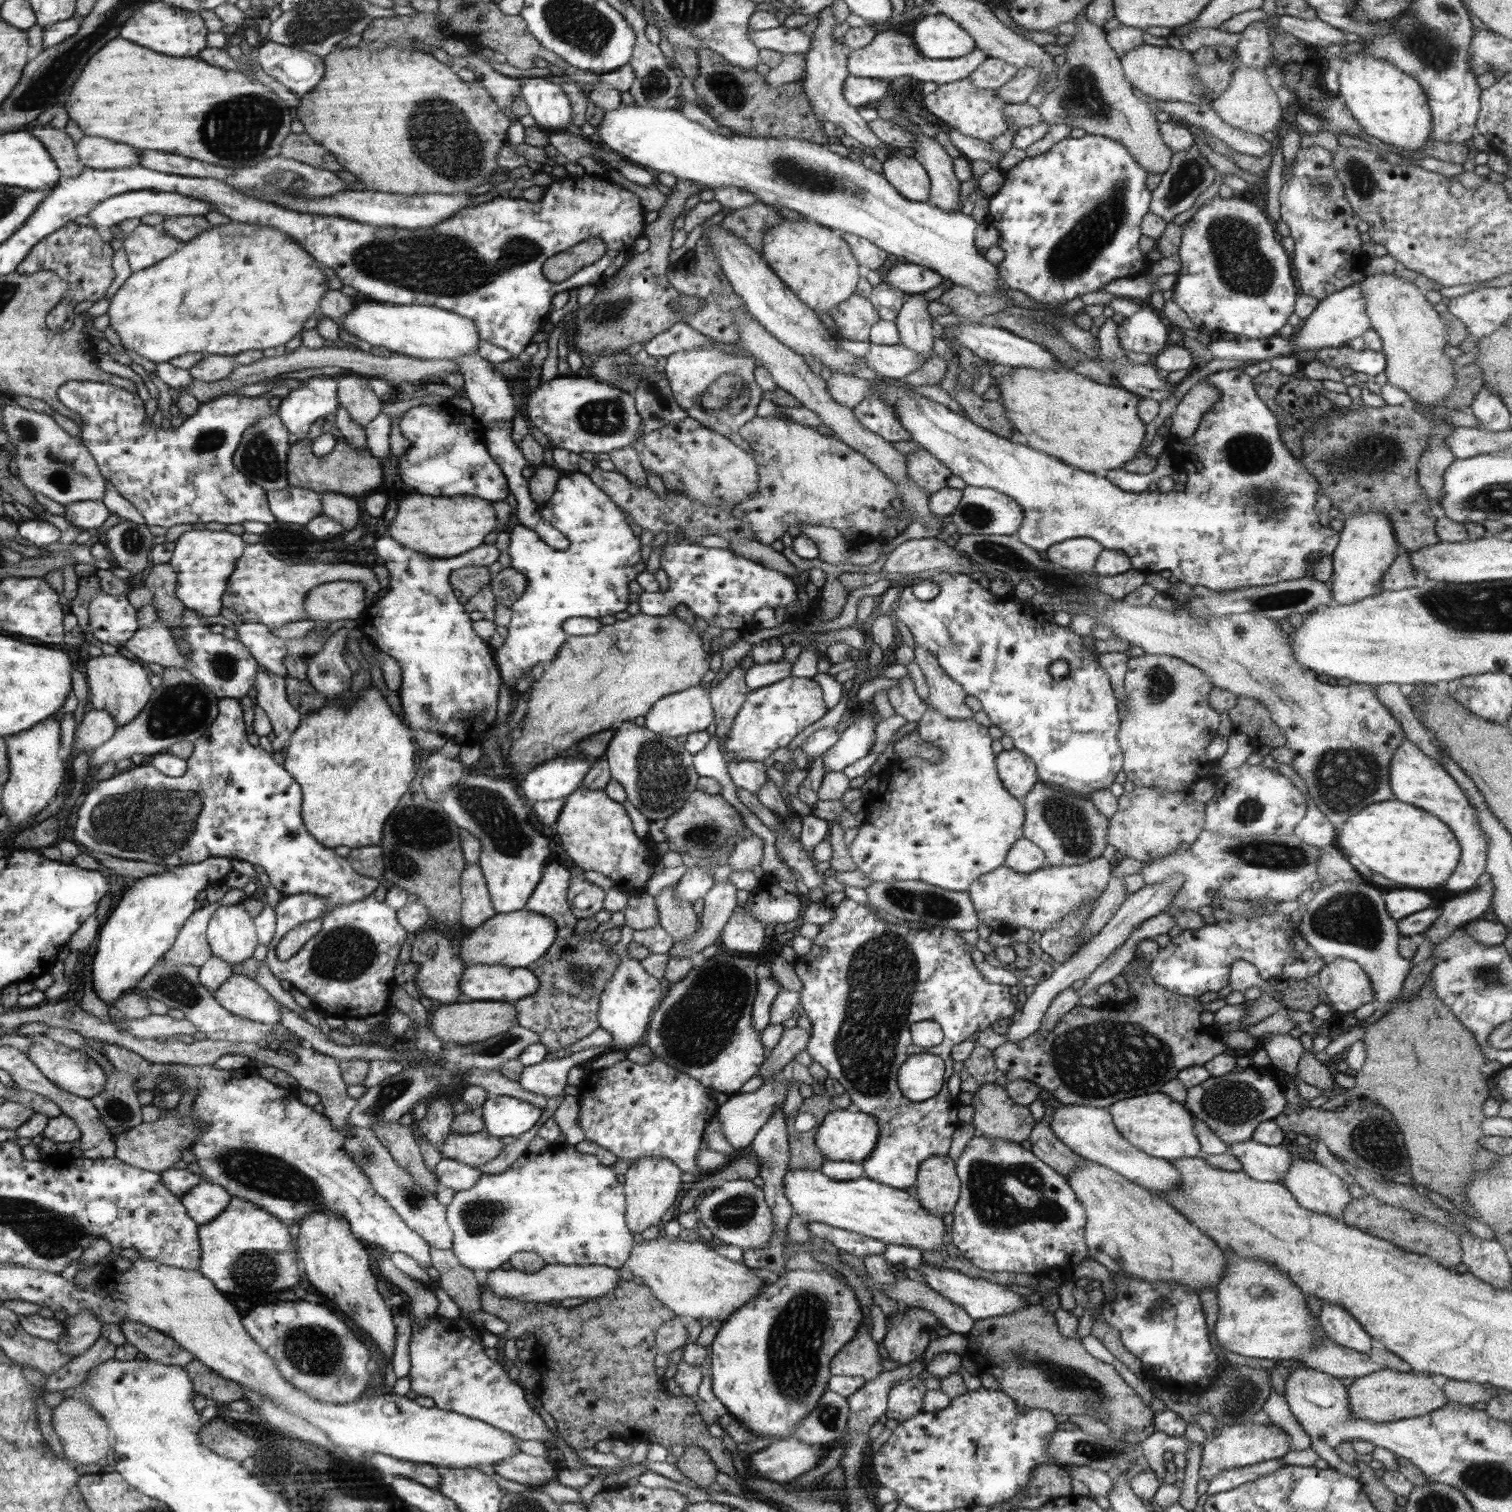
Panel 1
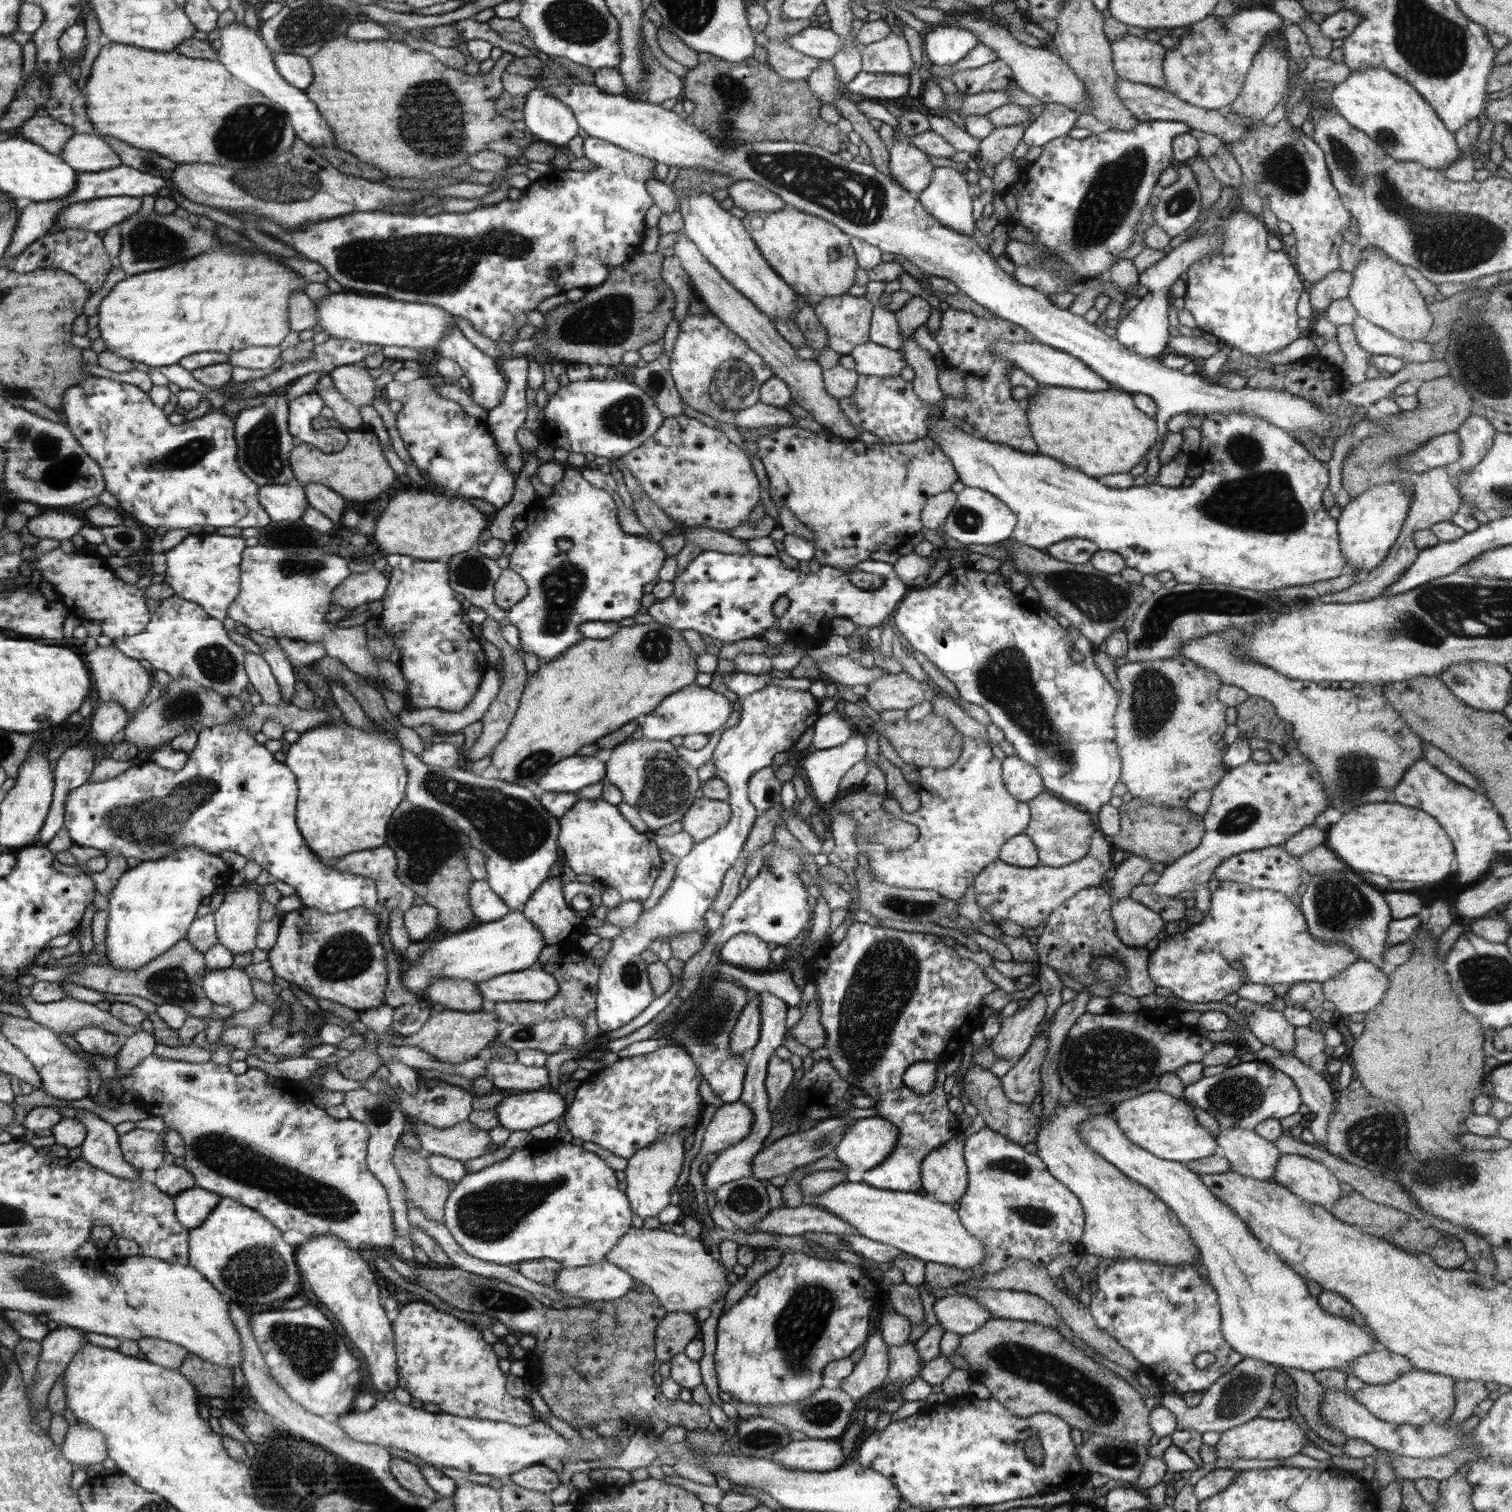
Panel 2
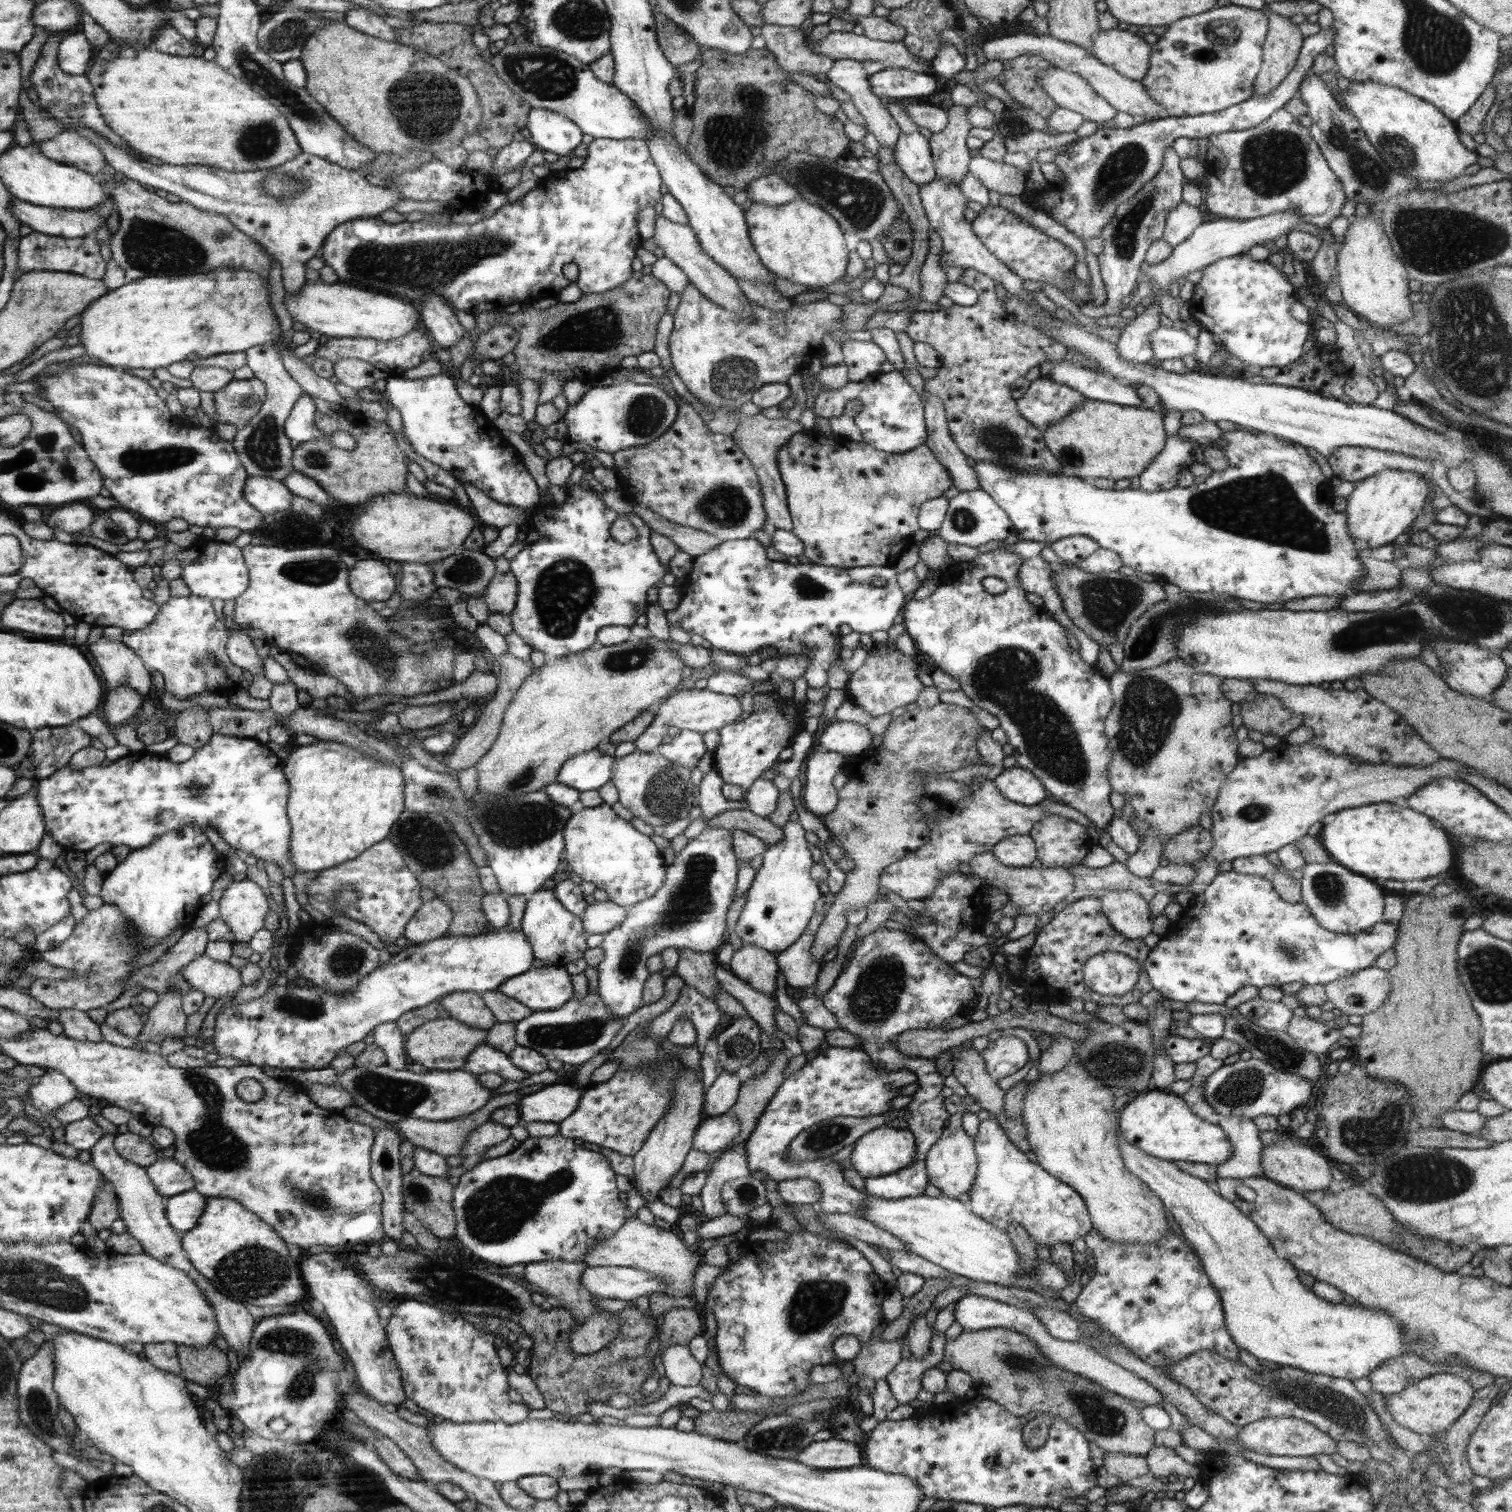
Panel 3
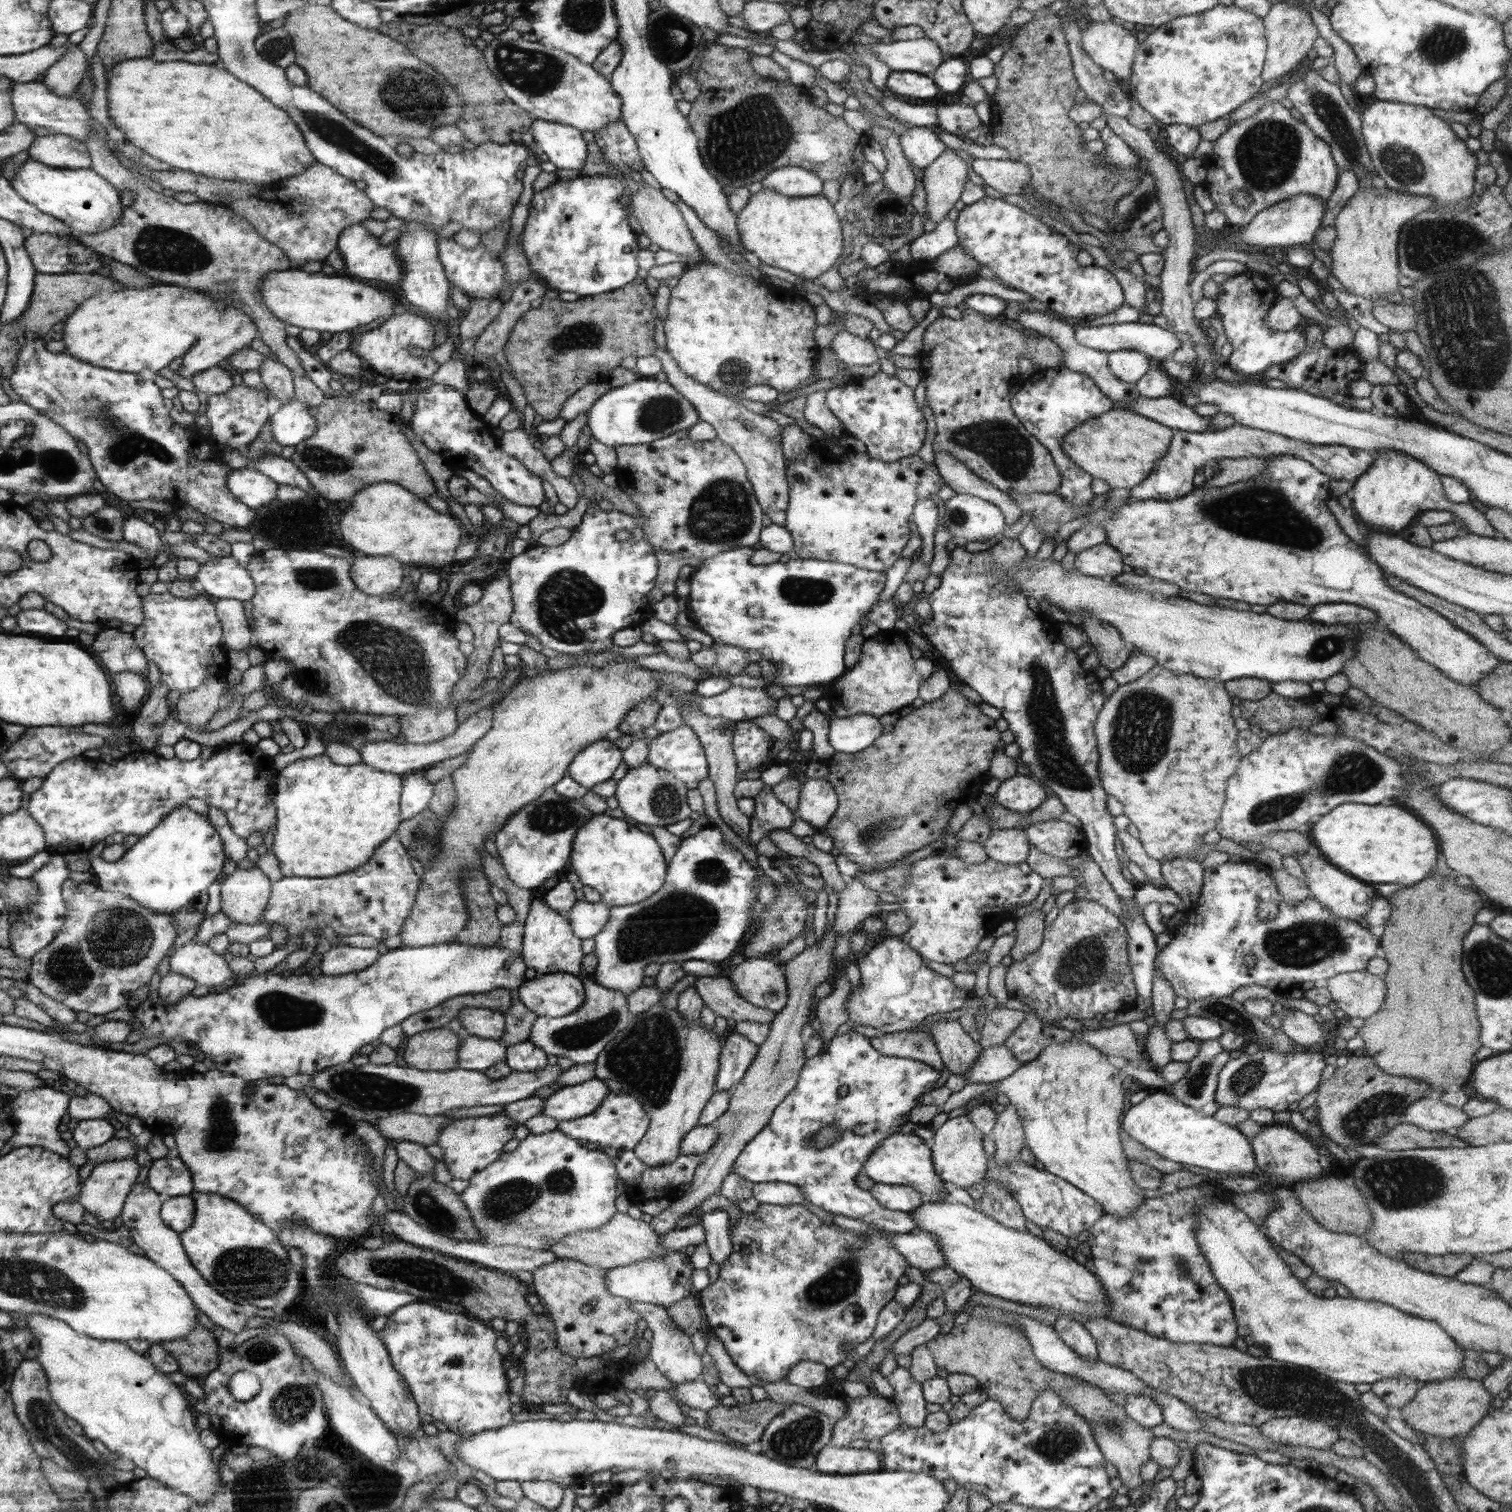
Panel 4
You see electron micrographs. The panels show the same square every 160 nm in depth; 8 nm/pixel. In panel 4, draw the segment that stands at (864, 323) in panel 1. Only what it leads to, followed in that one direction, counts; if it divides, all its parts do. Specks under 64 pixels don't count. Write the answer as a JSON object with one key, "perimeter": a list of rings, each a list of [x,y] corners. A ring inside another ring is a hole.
{"perimeter":[[[706,258],[693,268],[687,268],[670,291],[664,321],[667,351],[688,376],[723,395],[741,395],[749,386],[759,384],[788,392],[808,382],[813,378],[812,368],[818,358],[818,348],[814,342],[814,306],[808,310],[808,302],[804,296],[798,298],[798,292],[796,306],[786,306],[782,294],[772,290],[776,288],[770,288],[770,285],[762,284],[752,276],[728,272],[723,266]]]}

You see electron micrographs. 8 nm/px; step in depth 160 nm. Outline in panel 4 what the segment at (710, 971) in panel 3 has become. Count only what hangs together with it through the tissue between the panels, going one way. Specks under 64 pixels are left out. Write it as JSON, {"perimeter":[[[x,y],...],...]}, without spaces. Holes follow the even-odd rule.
{"perimeter":[[[701,977],[694,982],[694,989],[704,999],[704,1004],[715,1012],[716,1016],[726,1018],[731,1024],[742,1020],[752,1020],[761,1024],[770,1024],[776,1013],[750,1004],[733,989],[726,977]]]}

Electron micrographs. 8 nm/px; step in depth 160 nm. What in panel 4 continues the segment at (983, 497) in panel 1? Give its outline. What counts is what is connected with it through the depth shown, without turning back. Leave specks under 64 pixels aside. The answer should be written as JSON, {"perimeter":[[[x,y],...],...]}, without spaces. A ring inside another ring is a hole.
{"perimeter":[[[956,494],[944,503],[945,525],[961,543],[1003,537],[1005,516],[992,502],[968,494]]]}

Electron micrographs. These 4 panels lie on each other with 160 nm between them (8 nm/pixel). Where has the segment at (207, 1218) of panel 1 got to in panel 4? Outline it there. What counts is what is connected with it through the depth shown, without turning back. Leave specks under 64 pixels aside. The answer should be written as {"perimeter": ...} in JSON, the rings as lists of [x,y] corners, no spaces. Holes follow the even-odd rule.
{"perimeter":[[[192,1195],[165,1198],[161,1206],[160,1216],[172,1230],[184,1232],[194,1224],[196,1202]]]}

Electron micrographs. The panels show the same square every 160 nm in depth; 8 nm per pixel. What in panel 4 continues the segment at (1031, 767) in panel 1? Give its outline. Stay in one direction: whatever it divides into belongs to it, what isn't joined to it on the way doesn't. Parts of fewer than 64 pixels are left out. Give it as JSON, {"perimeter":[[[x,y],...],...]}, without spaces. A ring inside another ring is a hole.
{"perimeter":[[[1014,775],[1001,781],[994,798],[1004,808],[1026,814],[1038,808],[1046,798],[1043,785],[1028,775]]]}

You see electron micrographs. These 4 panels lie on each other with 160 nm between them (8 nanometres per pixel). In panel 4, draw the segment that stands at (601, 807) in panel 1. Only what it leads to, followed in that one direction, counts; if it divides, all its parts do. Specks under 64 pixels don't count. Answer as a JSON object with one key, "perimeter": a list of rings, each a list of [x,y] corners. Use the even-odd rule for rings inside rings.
{"perimeter":[[[606,813],[595,814],[588,822],[585,822],[578,830],[574,836],[574,848],[571,852],[571,861],[569,862],[571,870],[576,872],[579,876],[579,880],[582,881],[582,884],[591,886],[595,888],[601,894],[601,901],[606,903],[608,907],[616,906],[631,906],[638,902],[647,901],[648,898],[651,898],[654,893],[658,893],[660,889],[663,888],[664,881],[666,881],[666,860],[662,856],[662,850],[658,846],[658,842],[654,840],[654,836],[650,836],[650,833],[644,834],[642,830],[633,824],[630,826],[628,820],[620,820],[620,818],[612,818],[612,816],[606,816]]]}

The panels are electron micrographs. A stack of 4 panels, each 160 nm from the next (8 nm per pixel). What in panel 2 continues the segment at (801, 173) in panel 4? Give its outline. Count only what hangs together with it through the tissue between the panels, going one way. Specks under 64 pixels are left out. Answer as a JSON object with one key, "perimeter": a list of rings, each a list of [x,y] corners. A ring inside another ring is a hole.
{"perimeter":[[[753,180],[734,181],[727,192],[734,206],[746,213],[780,212],[787,207],[783,198]]]}

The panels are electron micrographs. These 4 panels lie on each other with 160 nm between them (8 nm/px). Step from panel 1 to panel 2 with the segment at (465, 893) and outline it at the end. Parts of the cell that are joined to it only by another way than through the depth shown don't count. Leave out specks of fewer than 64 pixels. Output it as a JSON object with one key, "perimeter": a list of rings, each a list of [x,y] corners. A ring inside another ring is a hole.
{"perimeter":[[[472,881],[468,889],[470,907],[477,922],[498,922],[510,914],[508,905],[500,899],[486,881]]]}

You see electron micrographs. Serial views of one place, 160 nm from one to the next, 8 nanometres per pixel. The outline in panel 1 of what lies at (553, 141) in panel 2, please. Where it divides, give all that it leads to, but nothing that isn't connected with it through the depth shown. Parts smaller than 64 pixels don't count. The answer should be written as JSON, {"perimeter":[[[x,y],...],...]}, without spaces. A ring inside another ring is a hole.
{"perimeter":[[[529,78],[524,82],[520,96],[536,120],[535,126],[548,134],[566,131],[566,126],[571,124],[572,105],[559,80]]]}

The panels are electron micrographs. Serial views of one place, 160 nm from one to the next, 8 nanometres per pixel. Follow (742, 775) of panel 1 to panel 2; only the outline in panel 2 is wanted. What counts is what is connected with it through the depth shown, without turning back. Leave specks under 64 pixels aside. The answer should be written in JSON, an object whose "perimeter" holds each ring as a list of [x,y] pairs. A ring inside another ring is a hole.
{"perimeter":[[[774,766],[766,767],[748,780],[748,796],[758,812],[764,812],[781,802],[783,783],[774,772]]]}

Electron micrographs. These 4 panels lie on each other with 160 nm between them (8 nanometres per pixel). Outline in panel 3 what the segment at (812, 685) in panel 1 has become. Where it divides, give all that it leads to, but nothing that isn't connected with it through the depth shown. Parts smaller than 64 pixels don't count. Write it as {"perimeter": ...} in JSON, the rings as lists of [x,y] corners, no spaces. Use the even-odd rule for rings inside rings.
{"perimeter":[[[780,699],[770,710],[753,710],[746,719],[719,730],[719,743],[713,752],[713,766],[724,783],[736,784],[747,792],[764,770],[774,768],[779,762],[780,752],[791,746],[793,738],[804,731],[802,724],[802,708],[794,699]],[[706,828],[697,837],[690,839],[684,849],[673,860],[667,870],[667,881],[656,896],[626,908],[626,920],[620,927],[604,935],[600,948],[604,950],[604,960],[598,970],[598,991],[603,1003],[613,1016],[628,1016],[642,1006],[644,986],[651,976],[647,962],[652,956],[660,955],[668,948],[674,950],[694,950],[694,952],[716,952],[716,948],[726,940],[726,912],[732,904],[732,892],[736,888],[736,856],[732,852],[733,834],[728,829]]]}

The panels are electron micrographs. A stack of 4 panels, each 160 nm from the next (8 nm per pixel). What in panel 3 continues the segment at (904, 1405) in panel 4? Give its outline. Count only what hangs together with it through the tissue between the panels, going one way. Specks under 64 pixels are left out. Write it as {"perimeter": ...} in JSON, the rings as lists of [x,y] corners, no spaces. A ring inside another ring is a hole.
{"perimeter":[[[934,1334],[931,1348],[923,1359],[914,1356],[902,1359],[887,1376],[886,1383],[899,1405],[908,1405],[918,1399],[918,1392],[923,1389],[923,1374],[943,1361],[946,1341],[944,1334]]]}

